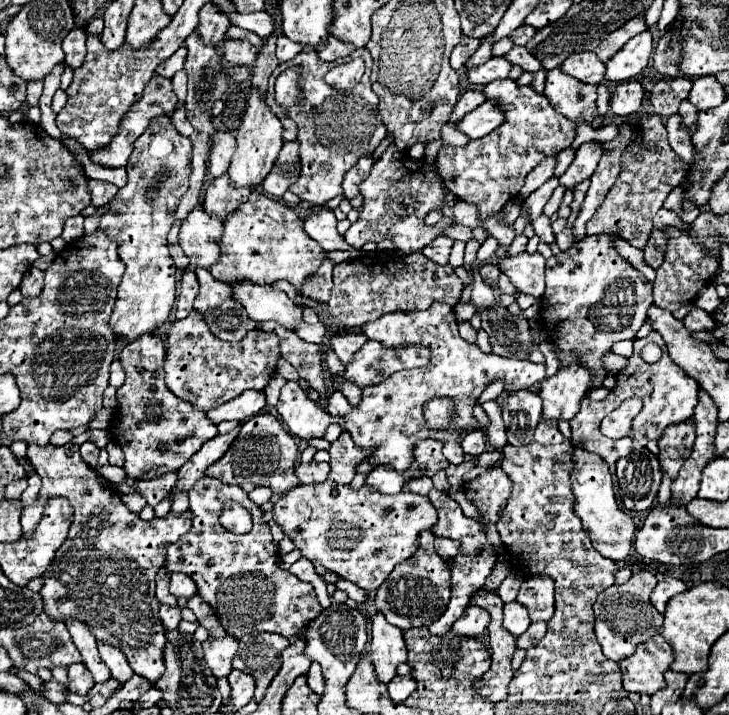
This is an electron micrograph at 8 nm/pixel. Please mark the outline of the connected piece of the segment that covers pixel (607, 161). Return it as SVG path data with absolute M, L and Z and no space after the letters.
M619 125L621 133L617 139L603 143L605 153L591 177L591 187L585 195L585 201L581 205L581 211L573 223L573 237L575 241L585 237L585 225L587 221L595 215L595 211L599 209L599 205L605 201L605 195L609 193L609 189L613 187L613 183L617 181L619 173L621 173L621 157L625 153L625 149L633 143L633 137L637 137L635 129L631 125Z

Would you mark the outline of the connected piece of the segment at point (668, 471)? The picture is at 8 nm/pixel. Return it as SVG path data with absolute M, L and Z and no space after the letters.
M691 419L665 429L663 437L659 439L661 451L657 455L665 475L669 475L671 479L677 477L685 457L689 457L693 449L693 441L695 441L695 423Z

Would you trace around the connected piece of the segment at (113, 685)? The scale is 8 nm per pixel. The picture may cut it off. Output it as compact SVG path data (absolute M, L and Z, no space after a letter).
M111 677L109 681L105 681L105 683L101 683L101 685L95 685L87 695L89 695L89 697L93 697L93 695L103 695L103 697L109 699L109 697L119 689L119 687L120 684Z

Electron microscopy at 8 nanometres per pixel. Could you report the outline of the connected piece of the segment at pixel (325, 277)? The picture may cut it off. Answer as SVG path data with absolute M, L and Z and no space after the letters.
M323 257L321 267L317 269L315 275L311 275L305 281L301 293L307 295L307 297L311 297L311 299L315 299L315 301L327 303L329 301L329 295L331 295L331 285L333 285L331 271L333 271L333 263L329 261L329 257Z

